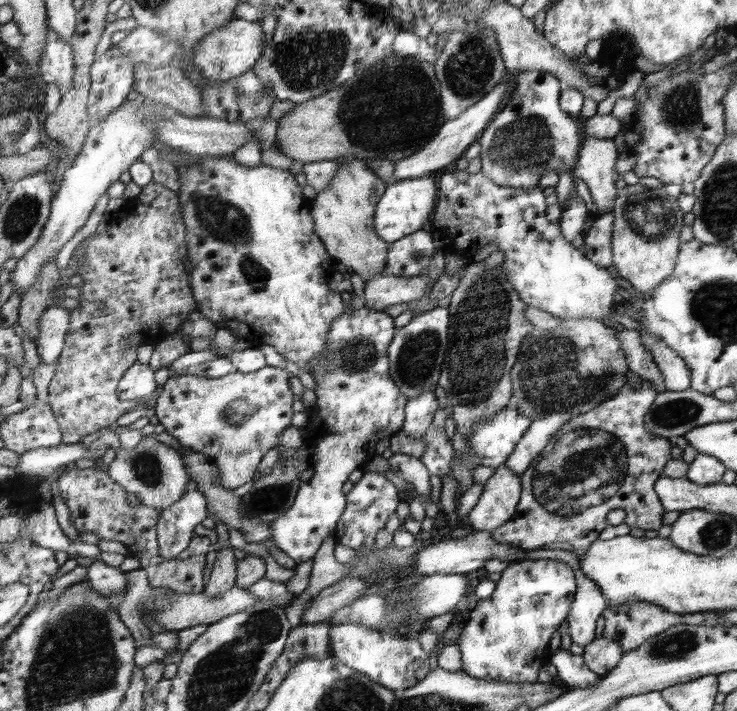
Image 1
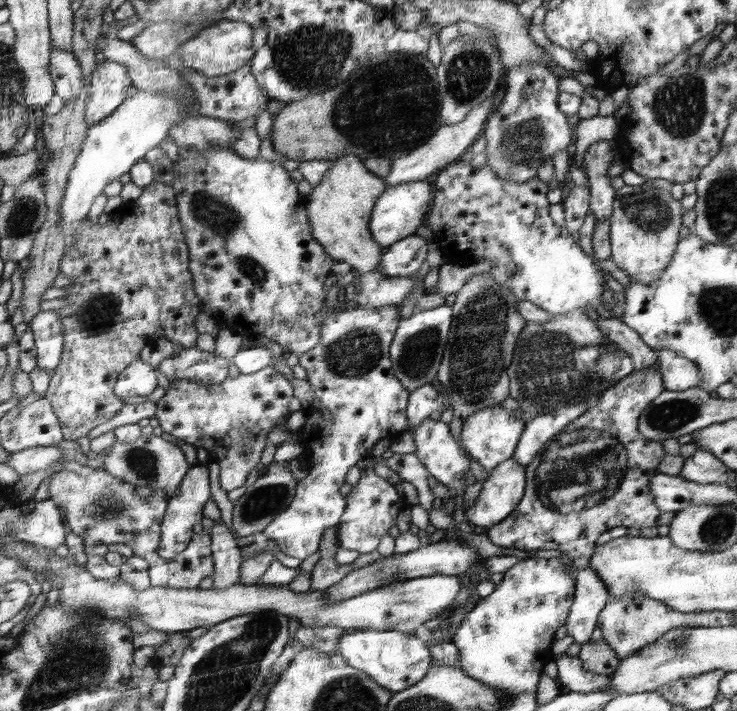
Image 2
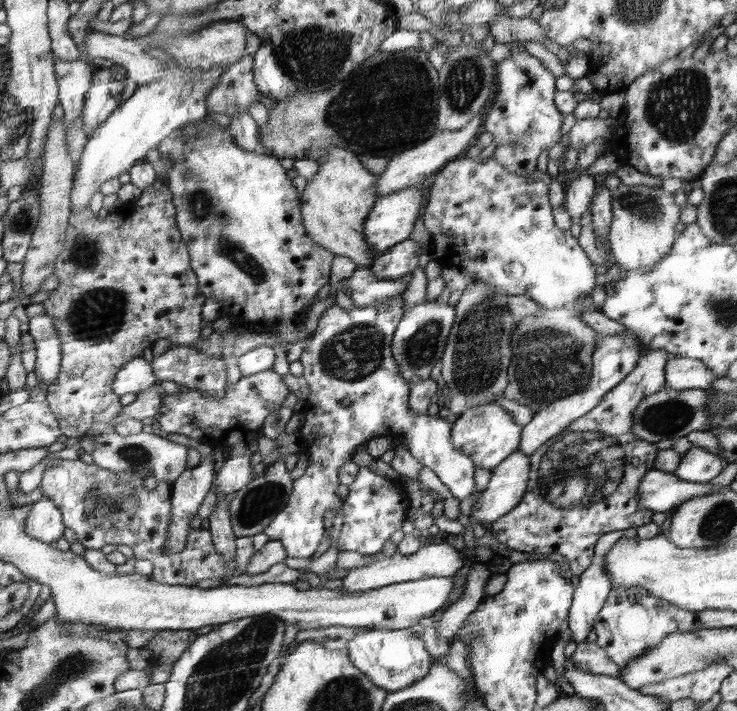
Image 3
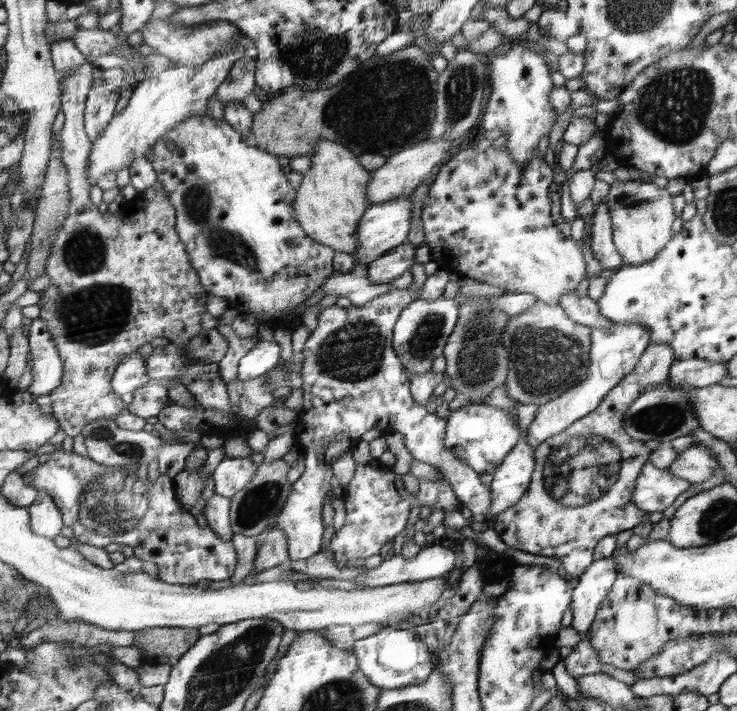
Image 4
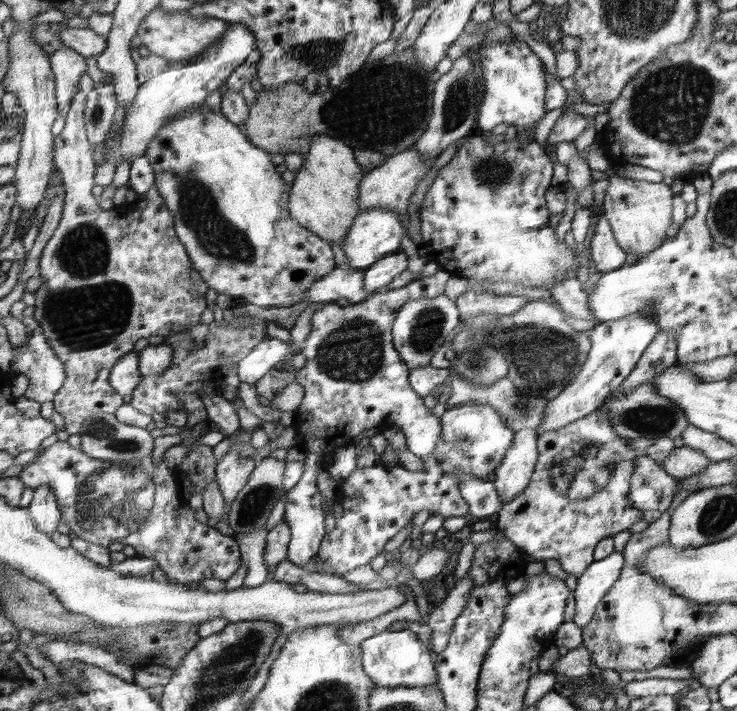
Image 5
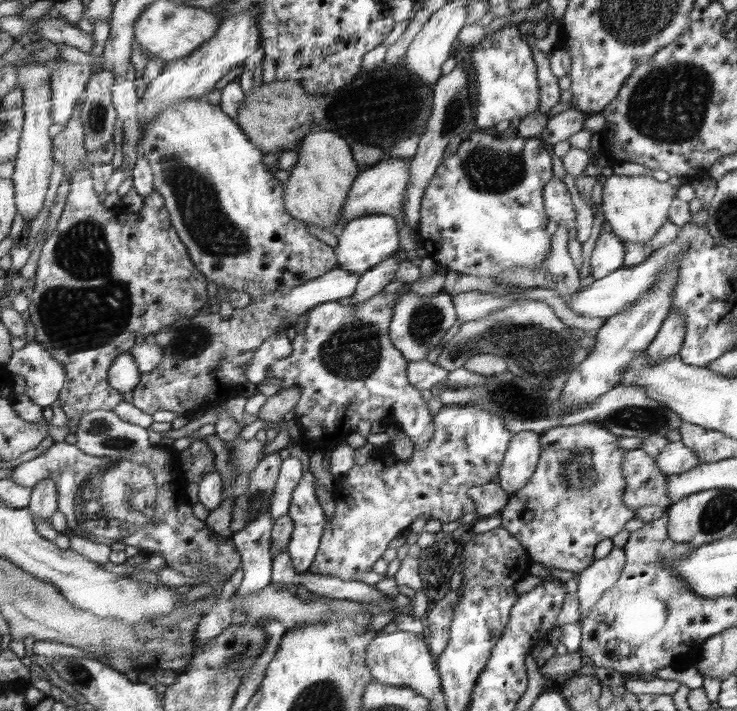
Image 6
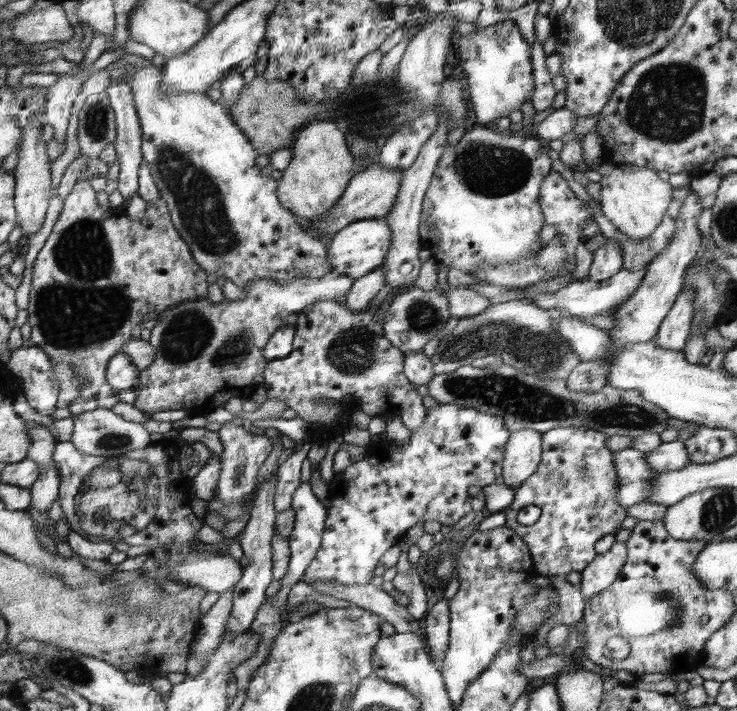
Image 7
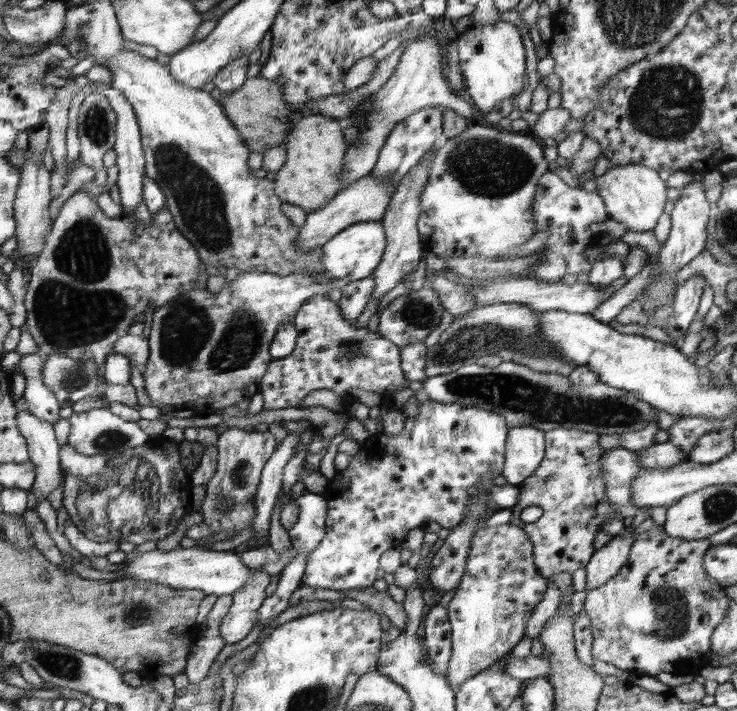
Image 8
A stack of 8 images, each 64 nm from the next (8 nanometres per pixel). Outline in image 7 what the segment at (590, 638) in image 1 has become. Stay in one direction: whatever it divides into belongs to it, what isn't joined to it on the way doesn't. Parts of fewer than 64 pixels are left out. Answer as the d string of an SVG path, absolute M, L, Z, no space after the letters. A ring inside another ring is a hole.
M614 542L607 552L597 554L595 561L581 573L580 591L584 595L584 602L614 583L626 563L626 542Z

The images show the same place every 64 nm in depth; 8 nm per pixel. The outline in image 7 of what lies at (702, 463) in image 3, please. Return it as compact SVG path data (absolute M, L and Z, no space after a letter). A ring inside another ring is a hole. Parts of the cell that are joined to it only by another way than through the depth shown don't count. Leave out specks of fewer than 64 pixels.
M677 441L663 442L654 451L646 453L648 464L656 472L668 472L680 470L692 463L691 454L688 452L684 442Z

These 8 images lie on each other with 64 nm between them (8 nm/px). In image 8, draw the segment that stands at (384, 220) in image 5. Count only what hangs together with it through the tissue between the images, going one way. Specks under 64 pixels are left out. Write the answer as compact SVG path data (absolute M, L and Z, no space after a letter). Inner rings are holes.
M381 221L352 224L323 244L320 262L324 266L324 273L329 278L346 280L348 283L364 280L372 276L376 267L382 262L386 248L387 232Z

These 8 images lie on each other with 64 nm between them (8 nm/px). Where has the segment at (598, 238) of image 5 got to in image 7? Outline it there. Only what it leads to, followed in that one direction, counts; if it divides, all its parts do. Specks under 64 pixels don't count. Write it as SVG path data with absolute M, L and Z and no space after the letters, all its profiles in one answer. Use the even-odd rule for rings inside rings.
M607 238L607 242L592 253L593 262L586 278L602 282L623 269L623 254L618 241Z

